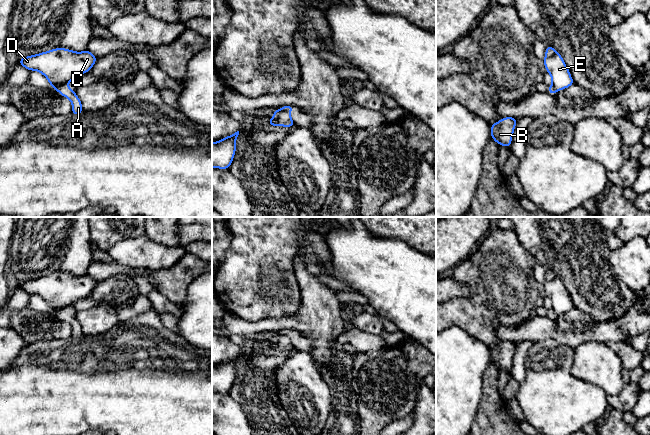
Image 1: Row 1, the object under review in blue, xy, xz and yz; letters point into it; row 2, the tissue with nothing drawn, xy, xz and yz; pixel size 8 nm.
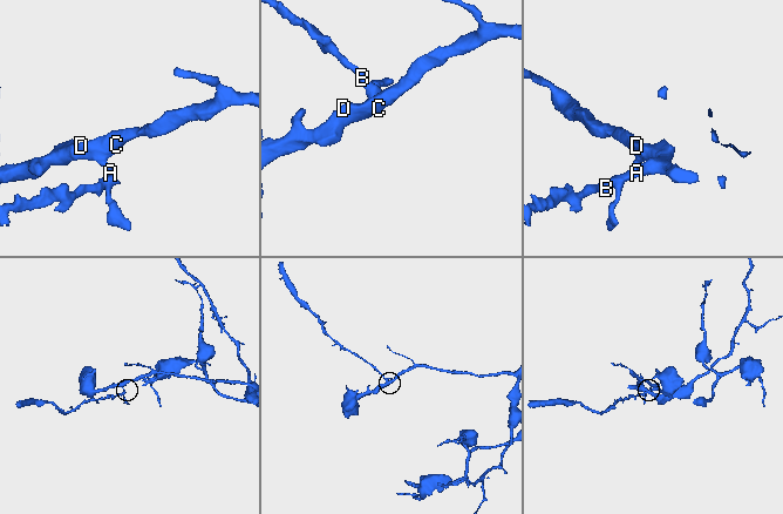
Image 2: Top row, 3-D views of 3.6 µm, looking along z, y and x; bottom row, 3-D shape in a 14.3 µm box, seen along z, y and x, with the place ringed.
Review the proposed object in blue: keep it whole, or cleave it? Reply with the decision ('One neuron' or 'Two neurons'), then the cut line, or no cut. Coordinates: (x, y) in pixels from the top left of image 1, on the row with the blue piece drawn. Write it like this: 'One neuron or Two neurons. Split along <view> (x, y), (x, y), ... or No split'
Two neurons. Split along xy (65, 84), (56, 89)

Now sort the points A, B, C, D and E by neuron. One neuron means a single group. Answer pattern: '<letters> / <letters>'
A B / C D E

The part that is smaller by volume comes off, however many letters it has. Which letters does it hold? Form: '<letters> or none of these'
A, B

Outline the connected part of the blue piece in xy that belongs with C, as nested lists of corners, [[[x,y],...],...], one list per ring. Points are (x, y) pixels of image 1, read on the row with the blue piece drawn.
[[[55,48],[43,53],[20,58],[18,62],[27,70],[39,71],[57,89],[89,72],[98,58],[88,49],[75,52],[65,48]]]

